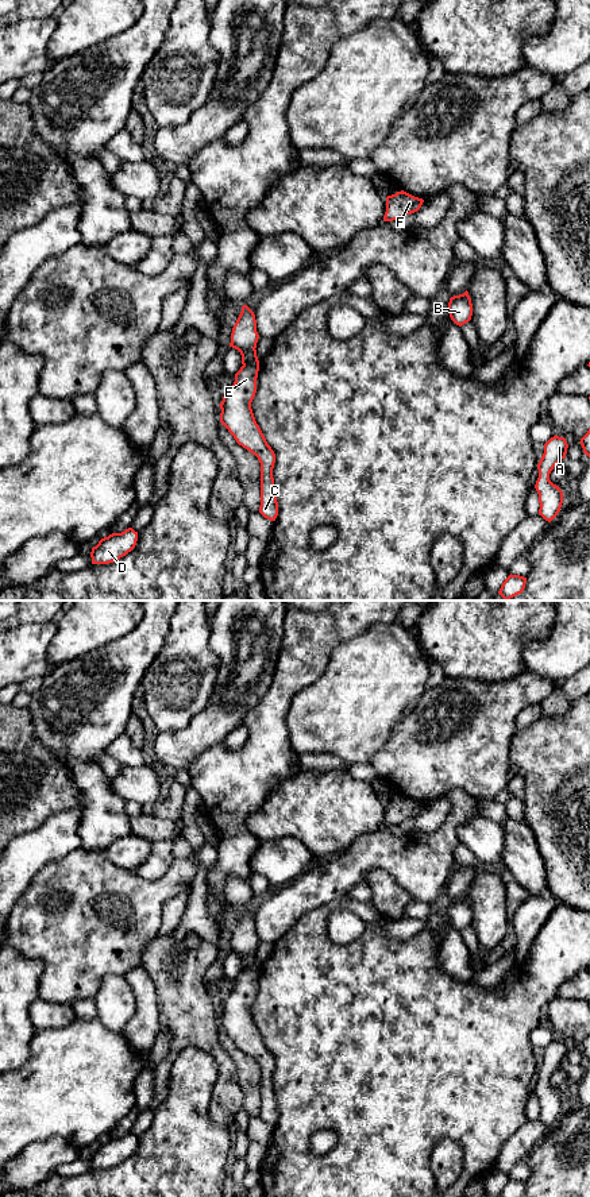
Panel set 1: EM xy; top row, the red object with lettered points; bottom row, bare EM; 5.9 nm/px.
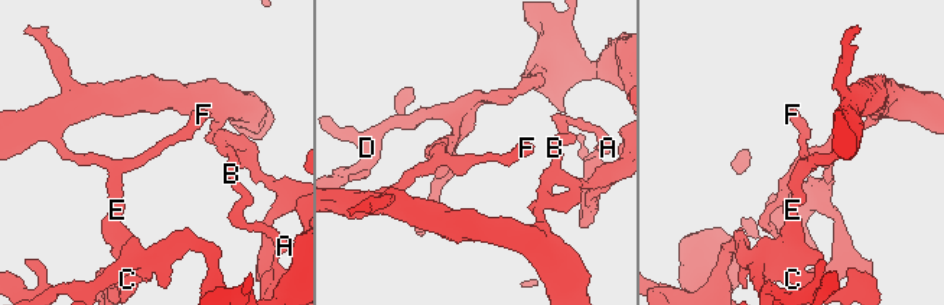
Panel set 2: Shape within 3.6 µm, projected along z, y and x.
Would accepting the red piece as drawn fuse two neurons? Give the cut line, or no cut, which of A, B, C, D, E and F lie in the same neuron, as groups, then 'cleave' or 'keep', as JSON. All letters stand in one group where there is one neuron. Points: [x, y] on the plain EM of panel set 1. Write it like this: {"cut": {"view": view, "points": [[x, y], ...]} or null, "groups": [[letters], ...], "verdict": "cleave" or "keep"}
{"cut": {"view": "xy", "points": [[257, 964], [243, 970]]}, "groups": [["A", "B", "F"], ["C", "D", "E"]], "verdict": "cleave"}

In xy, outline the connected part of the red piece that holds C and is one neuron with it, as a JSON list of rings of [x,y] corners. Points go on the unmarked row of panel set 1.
[[[254,965],[235,978],[235,986],[224,999],[220,1027],[234,1040],[236,1047],[255,1059],[261,1067],[261,1111],[259,1117],[275,1125],[278,1120],[277,1097],[273,1082],[275,1058],[267,1049],[255,1026],[251,1007],[257,997],[259,965]]]

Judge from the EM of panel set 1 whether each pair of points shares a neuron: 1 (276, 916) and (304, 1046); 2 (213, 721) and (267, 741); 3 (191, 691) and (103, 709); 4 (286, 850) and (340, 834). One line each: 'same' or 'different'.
1: different
2: different
3: different
4: different

